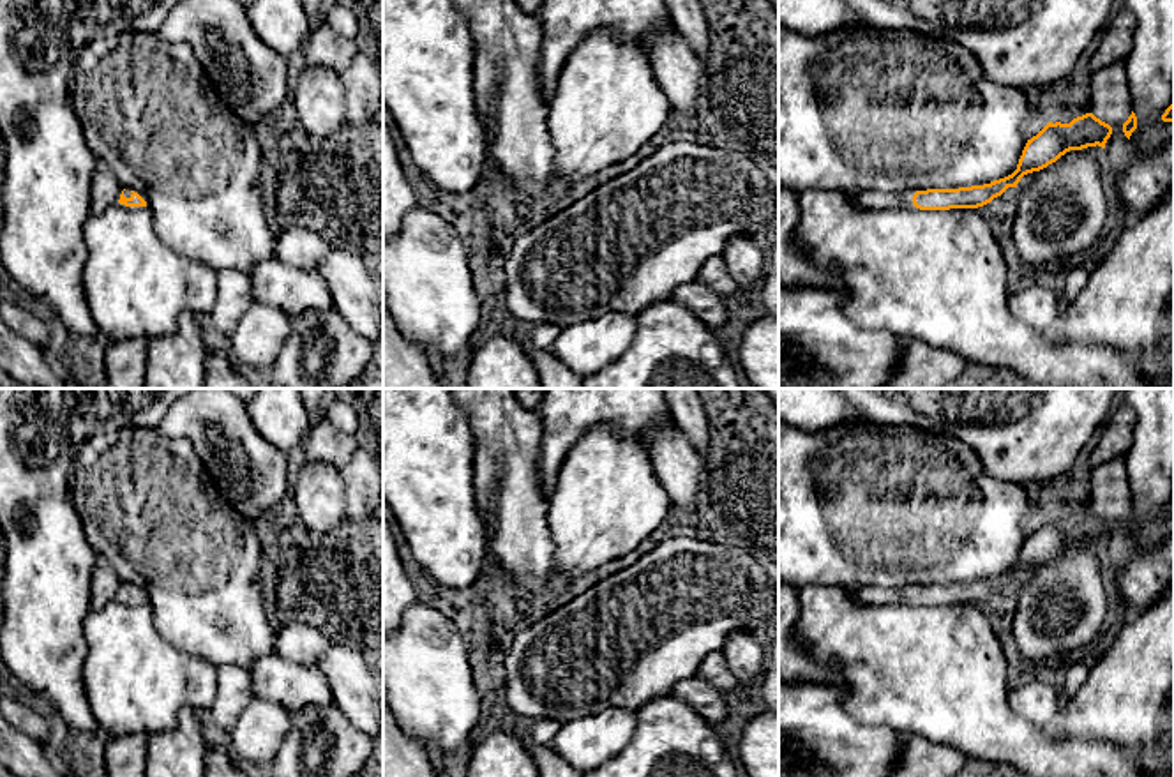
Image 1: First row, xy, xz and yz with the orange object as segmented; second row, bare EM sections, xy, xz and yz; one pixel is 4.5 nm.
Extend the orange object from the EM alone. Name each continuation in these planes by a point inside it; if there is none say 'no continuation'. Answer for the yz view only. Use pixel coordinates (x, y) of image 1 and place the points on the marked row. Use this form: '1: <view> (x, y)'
1: yz (869, 198)

